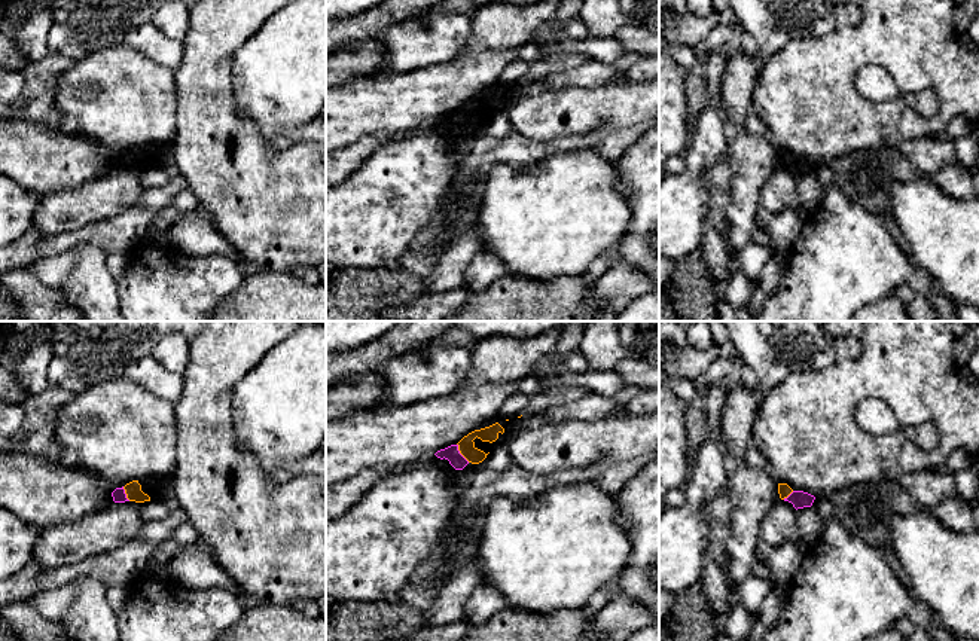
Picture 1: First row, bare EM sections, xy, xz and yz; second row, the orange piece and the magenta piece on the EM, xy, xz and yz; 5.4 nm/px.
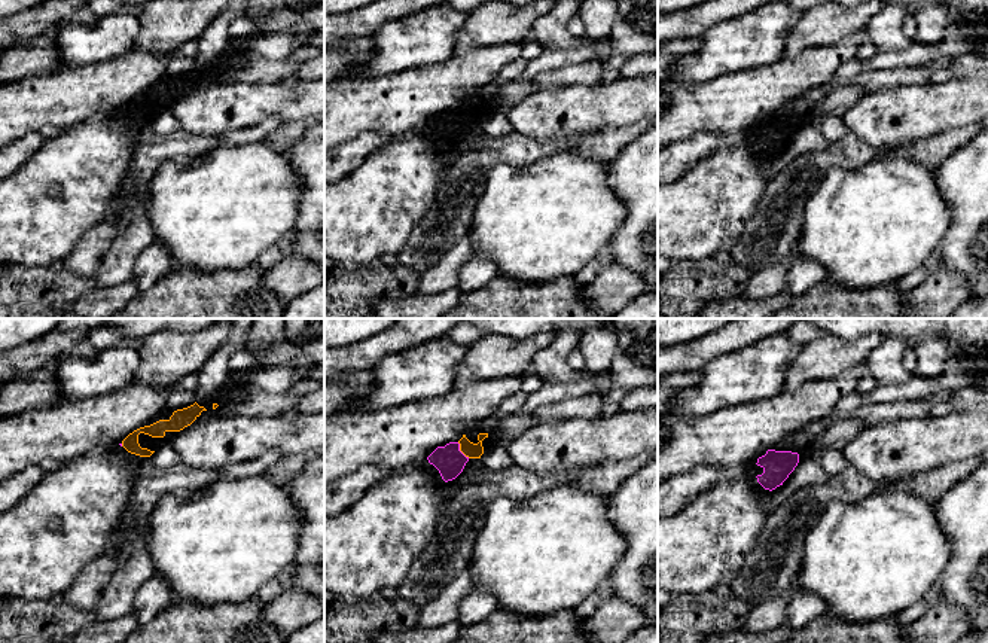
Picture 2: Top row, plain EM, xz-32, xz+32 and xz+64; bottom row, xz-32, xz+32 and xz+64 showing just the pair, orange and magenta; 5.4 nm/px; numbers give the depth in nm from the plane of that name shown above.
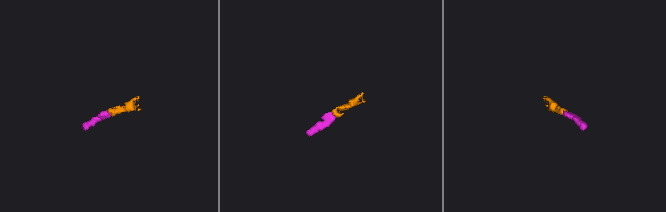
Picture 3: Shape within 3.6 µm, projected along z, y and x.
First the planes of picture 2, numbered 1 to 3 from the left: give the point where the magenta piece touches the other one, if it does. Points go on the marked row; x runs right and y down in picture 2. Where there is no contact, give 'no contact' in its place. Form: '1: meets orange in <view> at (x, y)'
1: no contact
2: meets orange in xz+32 at (462, 451)
3: no contact

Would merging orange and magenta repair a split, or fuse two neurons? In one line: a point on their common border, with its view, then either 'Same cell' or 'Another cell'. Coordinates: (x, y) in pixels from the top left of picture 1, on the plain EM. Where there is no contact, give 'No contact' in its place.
Touches orange at xz (460, 119). Same cell

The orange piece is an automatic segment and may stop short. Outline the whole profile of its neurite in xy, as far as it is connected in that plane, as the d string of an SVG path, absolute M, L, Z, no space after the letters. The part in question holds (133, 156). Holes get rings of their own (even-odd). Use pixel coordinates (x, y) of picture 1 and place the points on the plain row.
M141 146L132 147L122 155L116 155L112 159L115 170L135 168L144 170L150 167L159 167L162 161L165 146Z

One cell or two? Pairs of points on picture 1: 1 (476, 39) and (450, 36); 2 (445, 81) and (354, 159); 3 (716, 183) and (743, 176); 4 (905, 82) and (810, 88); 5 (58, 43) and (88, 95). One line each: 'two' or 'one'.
1: two
2: two
3: two
4: one
5: two

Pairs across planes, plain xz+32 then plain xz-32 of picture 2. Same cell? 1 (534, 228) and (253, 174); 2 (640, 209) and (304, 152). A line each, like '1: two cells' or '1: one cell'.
1: one cell
2: one cell

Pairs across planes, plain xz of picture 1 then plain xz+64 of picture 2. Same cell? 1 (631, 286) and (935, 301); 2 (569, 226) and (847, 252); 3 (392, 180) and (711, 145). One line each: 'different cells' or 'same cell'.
1: same cell
2: same cell
3: different cells

